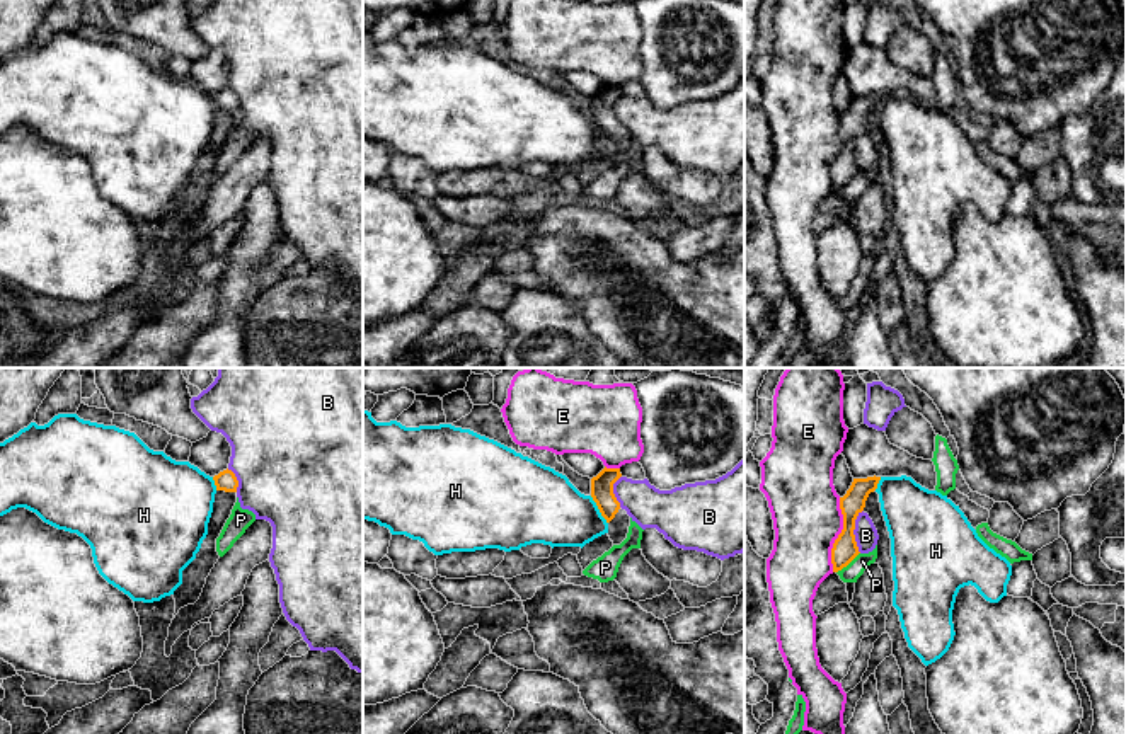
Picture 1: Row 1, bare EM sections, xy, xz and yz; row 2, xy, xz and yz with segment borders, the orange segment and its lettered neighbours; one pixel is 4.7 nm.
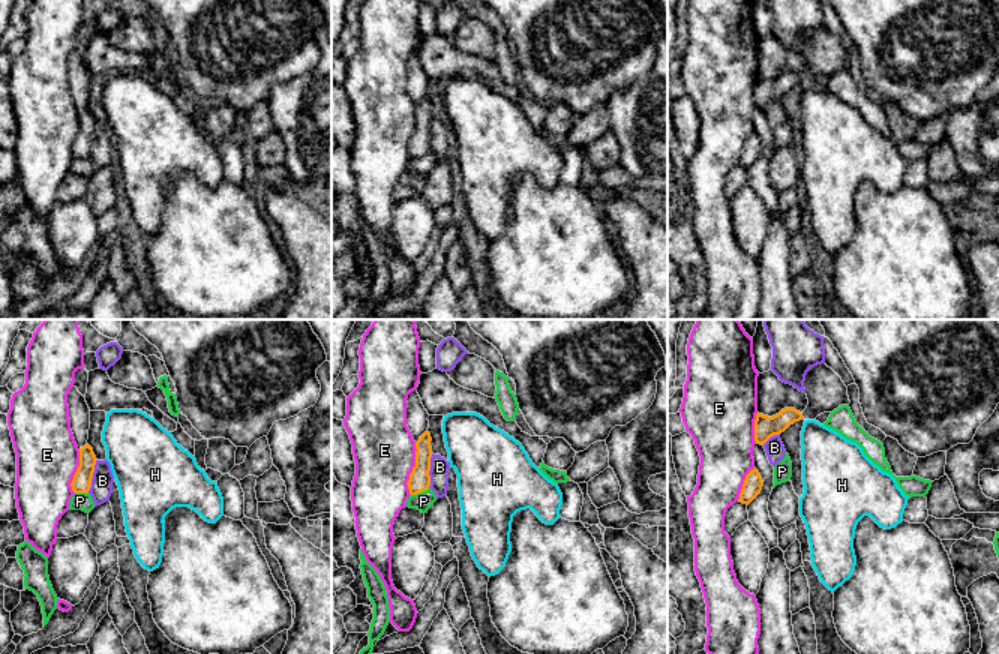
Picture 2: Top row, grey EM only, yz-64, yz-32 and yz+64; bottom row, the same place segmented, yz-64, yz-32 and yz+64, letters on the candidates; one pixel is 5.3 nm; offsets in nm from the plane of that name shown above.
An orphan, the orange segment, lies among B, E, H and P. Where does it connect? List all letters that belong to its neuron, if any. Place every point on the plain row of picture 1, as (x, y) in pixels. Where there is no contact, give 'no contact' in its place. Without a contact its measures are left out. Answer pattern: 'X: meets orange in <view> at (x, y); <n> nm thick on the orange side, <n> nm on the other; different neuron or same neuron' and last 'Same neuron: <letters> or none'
B: meets orange in yz at (852, 150); 120 nm thick on the orange side, 110 nm on the other; different neuron
E: meets orange in yz at (838, 154); 120 nm thick on the orange side, 320 nm on the other; different neuron
H: meets orange in xz at (598, 126); 110 nm thick on the orange side, 340 nm on the other; different neuron
P: meets orange in yz at (847, 183); 120 nm thick on the orange side, 80 nm on the other; different neuron
Same neuron: none

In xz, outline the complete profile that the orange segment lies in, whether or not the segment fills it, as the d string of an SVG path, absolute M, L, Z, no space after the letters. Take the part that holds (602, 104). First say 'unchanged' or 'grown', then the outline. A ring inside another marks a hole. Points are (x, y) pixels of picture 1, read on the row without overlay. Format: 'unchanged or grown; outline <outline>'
grown; outline M605 85L596 95L591 97L591 116L608 141L608 155L613 163L620 163L627 157L630 145L630 135L620 126L620 121L613 112L613 102L620 95L620 87Z

